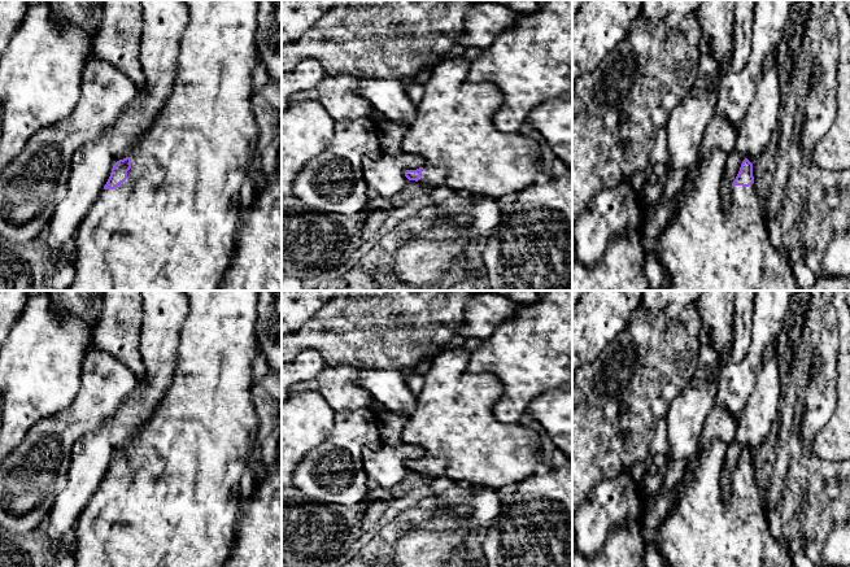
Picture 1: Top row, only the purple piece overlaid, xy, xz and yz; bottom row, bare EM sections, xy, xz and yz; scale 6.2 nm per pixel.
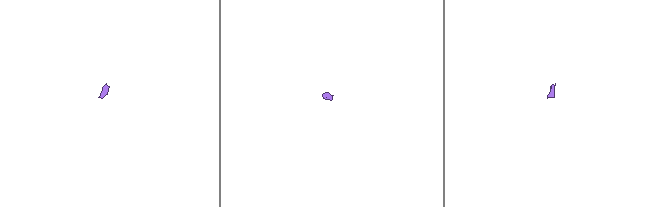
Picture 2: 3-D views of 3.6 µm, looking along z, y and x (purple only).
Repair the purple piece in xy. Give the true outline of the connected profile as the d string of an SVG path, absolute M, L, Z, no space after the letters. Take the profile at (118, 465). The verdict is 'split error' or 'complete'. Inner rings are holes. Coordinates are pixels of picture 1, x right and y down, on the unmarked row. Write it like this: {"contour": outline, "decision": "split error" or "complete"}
{"contour": "M182 291L188 313L180 328L175 372L166 393L153 414L143 420L143 428L131 445L114 454L110 467L96 493L78 518L75 527L75 567L225 567L235 540L235 523L240 516L240 480L247 457L257 448L258 418L252 388L256 352L257 291Z", "decision": "split error"}

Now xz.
{"contour": "M465 346L445 349L431 359L428 372L415 410L401 433L404 444L420 446L426 455L417 461L406 461L409 471L419 472L427 477L446 477L459 487L498 489L509 484L520 483L533 475L537 463L545 459L539 435L524 426L505 424L496 419L493 407L500 401L504 387L492 372L472 372L468 370L471 352Z", "decision": "split error"}

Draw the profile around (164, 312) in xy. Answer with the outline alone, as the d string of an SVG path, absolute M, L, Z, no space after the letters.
M140 291L140 293L143 298L143 326L139 352L145 365L145 375L141 380L138 380L135 391L108 424L75 440L65 485L42 524L52 544L64 541L66 535L75 528L80 513L104 480L114 454L130 448L143 428L143 420L153 414L173 381L180 328L188 313L187 298L182 291Z

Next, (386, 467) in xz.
M407 444L385 445L379 449L365 449L362 453L363 468L372 485L391 489L407 475L406 461L424 458L426 450Z

